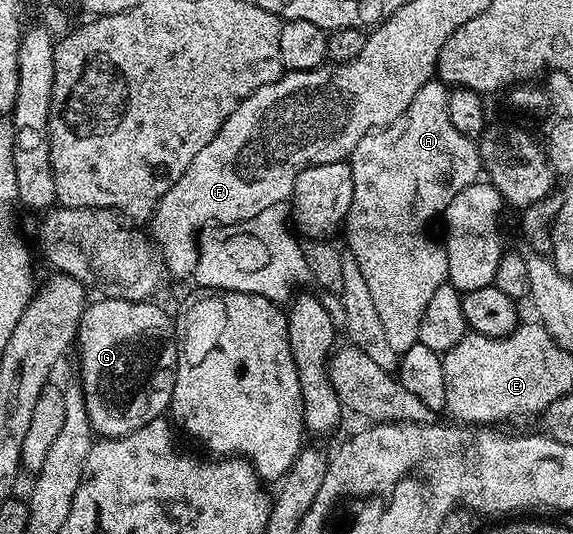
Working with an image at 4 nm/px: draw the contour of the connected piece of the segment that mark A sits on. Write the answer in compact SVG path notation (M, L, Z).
M439 79L429 80L393 124L368 132L350 157L354 198L346 221L346 248L354 254L362 270L362 278L366 278L366 286L374 297L378 319L382 321L390 346L401 354L410 350L410 346L420 343L420 326L422 314L426 312L426 302L430 302L434 290L448 280L448 259L444 249L424 231L435 216L437 219L446 206L450 206L459 192L477 183L482 172L477 141L473 137L458 134L450 123L448 94L449 89Z

